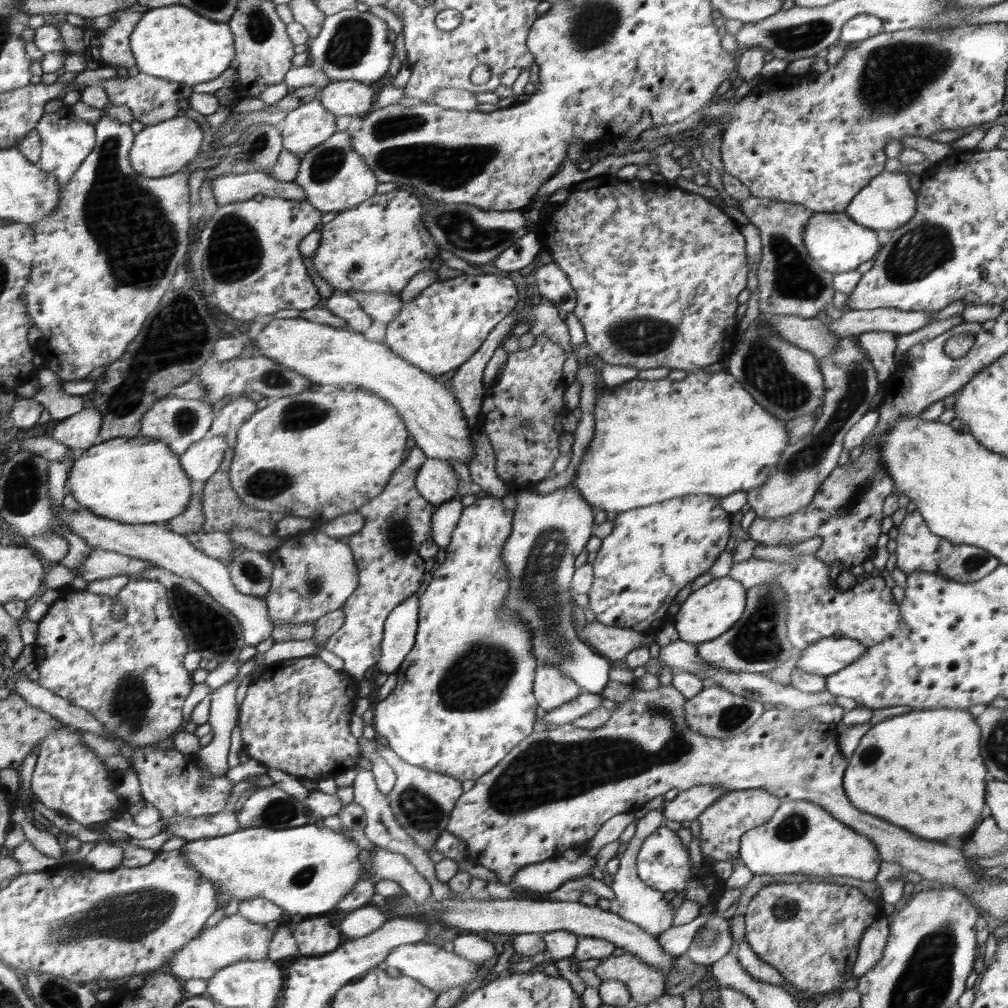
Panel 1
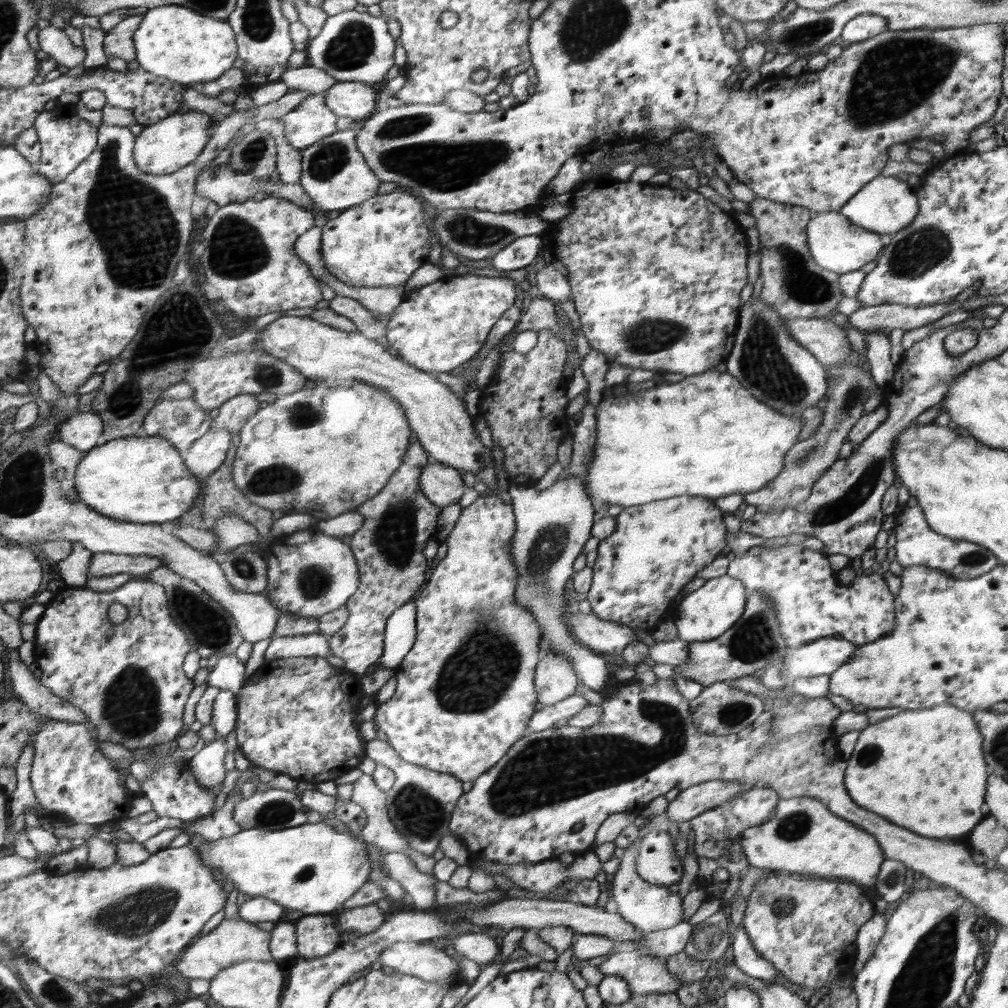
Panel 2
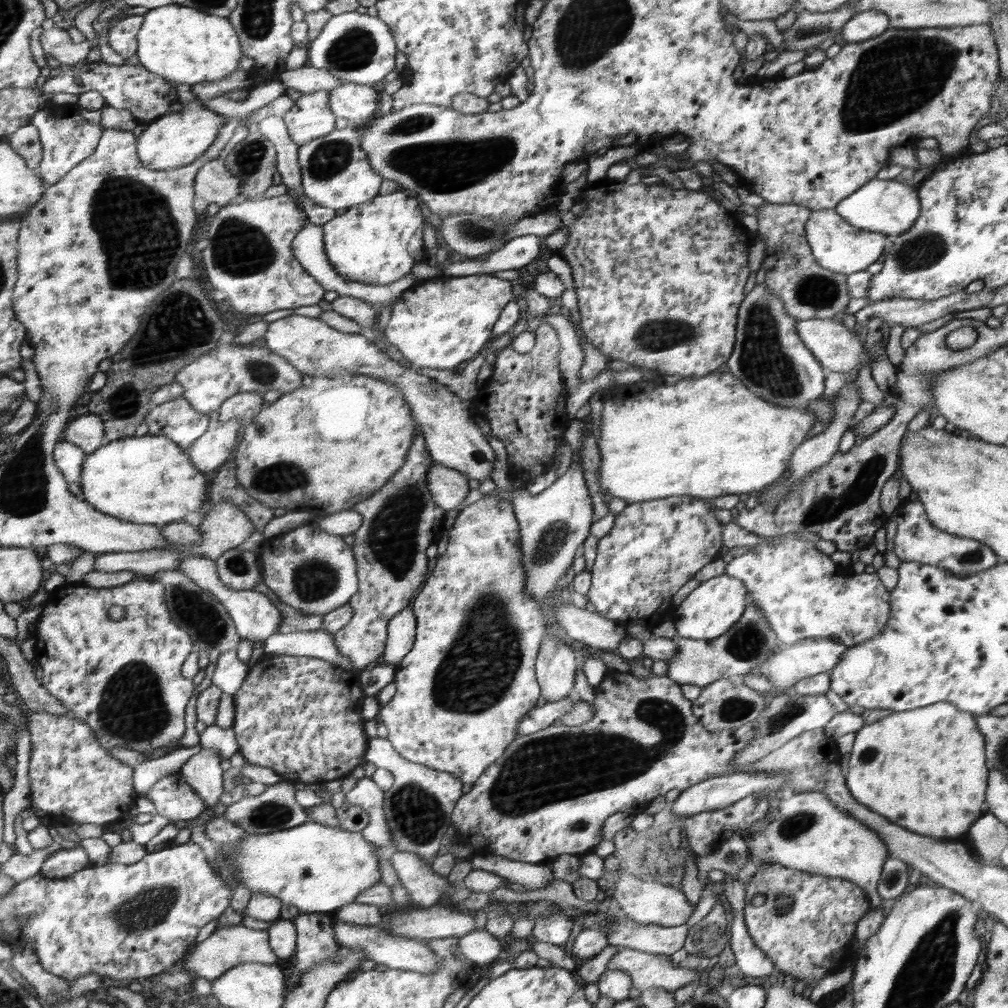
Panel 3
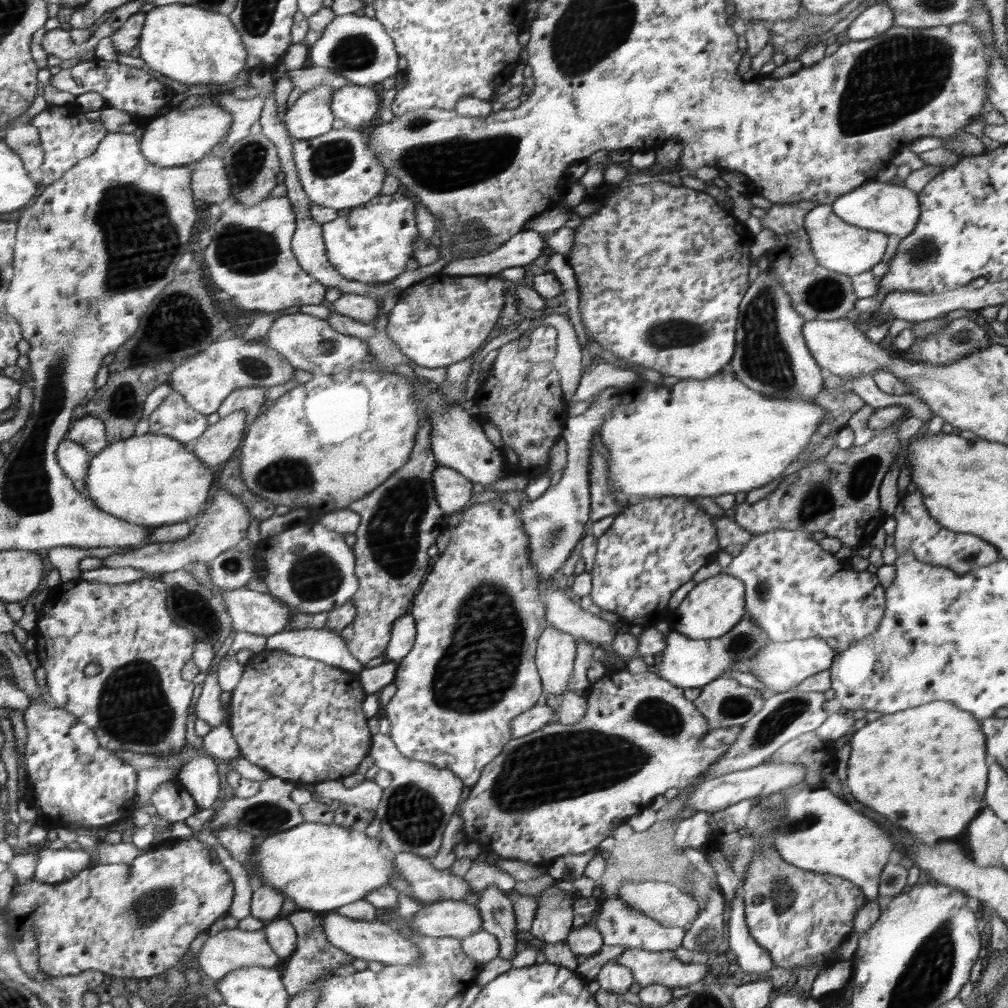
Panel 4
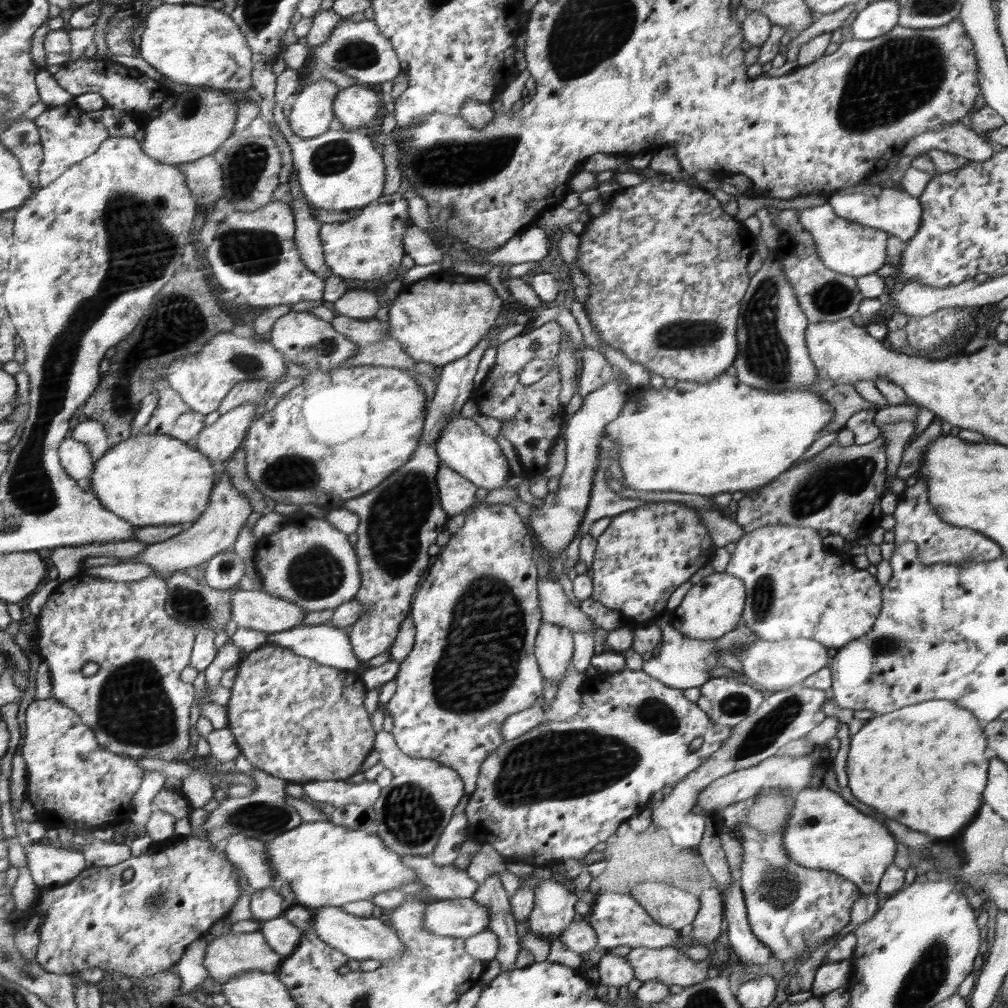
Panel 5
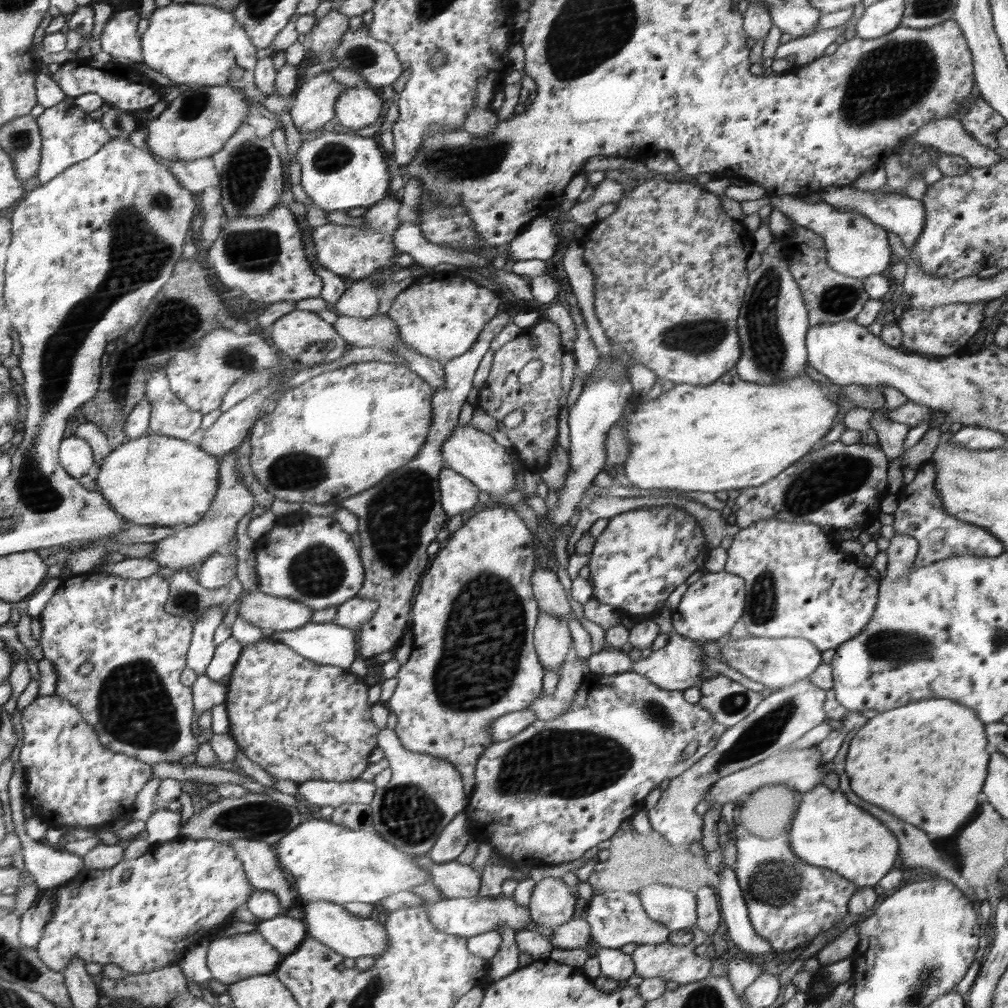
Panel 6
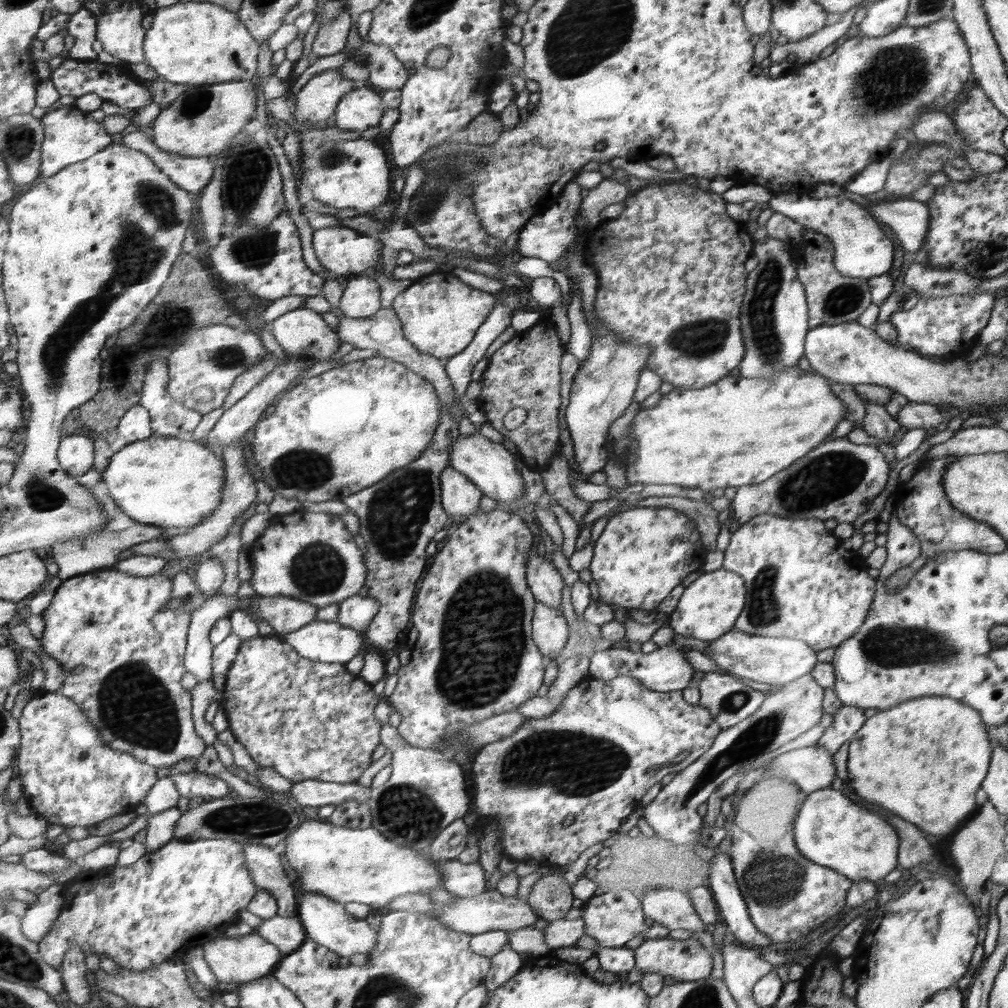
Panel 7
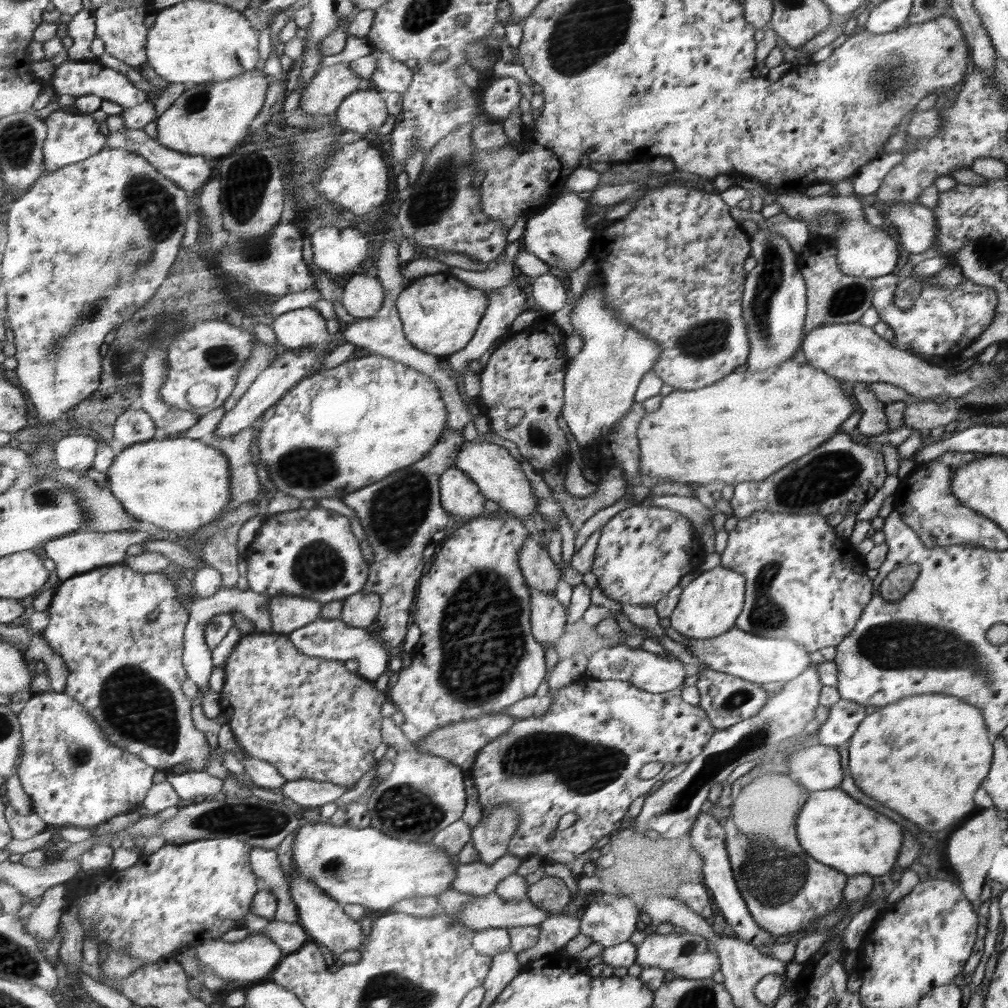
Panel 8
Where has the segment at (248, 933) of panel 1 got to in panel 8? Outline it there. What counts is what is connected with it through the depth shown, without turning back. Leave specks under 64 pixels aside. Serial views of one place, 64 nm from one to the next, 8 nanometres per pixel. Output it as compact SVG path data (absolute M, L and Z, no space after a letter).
M265 934L248 935L238 942L226 942L223 939L210 939L197 947L197 957L208 964L220 978L234 980L241 984L260 982L258 978L268 979L278 964L284 959L284 952L277 942Z

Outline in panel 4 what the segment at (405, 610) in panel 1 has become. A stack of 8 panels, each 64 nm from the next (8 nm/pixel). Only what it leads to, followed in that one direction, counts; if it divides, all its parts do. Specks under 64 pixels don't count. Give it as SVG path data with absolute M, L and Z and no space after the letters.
M404 614L398 618L393 625L393 636L389 643L389 650L386 650L384 658L386 661L399 662L413 649L416 644L416 619L412 614Z

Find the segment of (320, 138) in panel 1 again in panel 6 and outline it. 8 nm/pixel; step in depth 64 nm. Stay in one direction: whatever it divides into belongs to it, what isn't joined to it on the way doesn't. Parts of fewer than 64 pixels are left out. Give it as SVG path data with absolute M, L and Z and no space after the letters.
M328 71L302 83L300 89L296 90L290 111L300 134L323 130L326 122L336 116L338 97L345 93L346 89L346 85L336 81Z

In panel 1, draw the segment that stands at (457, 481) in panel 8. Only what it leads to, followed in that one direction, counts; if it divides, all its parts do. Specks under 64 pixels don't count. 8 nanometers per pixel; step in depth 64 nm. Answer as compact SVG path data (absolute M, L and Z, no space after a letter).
M427 458L416 478L417 490L423 498L439 506L457 497L460 480L448 461Z

